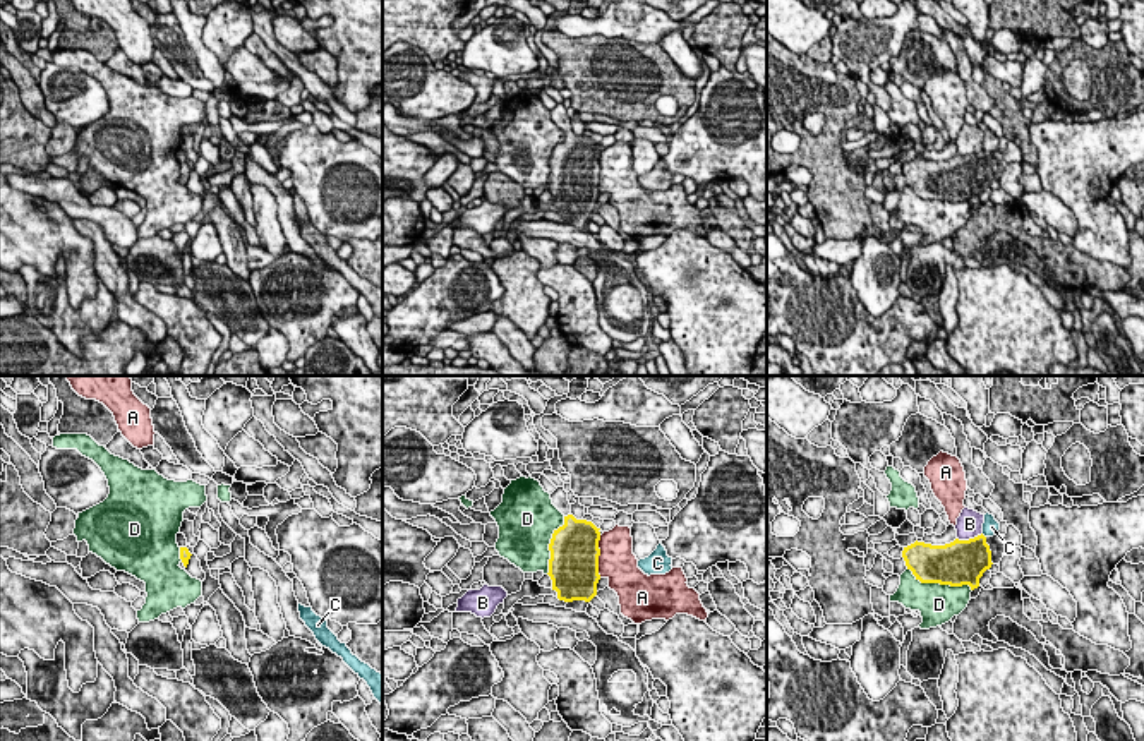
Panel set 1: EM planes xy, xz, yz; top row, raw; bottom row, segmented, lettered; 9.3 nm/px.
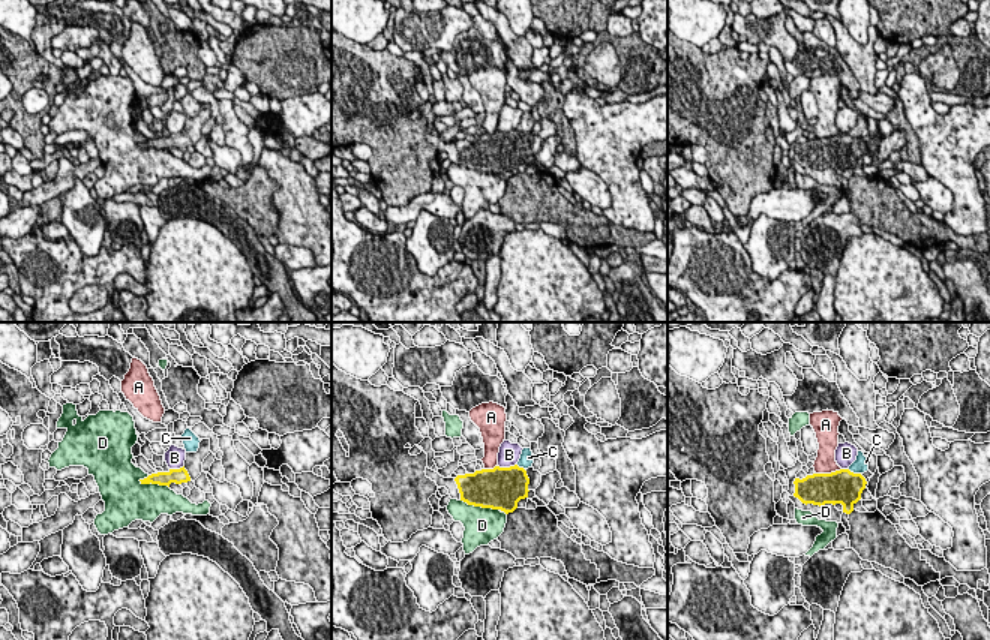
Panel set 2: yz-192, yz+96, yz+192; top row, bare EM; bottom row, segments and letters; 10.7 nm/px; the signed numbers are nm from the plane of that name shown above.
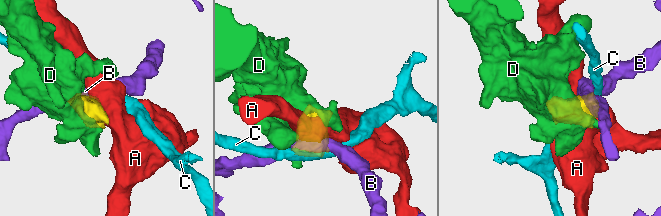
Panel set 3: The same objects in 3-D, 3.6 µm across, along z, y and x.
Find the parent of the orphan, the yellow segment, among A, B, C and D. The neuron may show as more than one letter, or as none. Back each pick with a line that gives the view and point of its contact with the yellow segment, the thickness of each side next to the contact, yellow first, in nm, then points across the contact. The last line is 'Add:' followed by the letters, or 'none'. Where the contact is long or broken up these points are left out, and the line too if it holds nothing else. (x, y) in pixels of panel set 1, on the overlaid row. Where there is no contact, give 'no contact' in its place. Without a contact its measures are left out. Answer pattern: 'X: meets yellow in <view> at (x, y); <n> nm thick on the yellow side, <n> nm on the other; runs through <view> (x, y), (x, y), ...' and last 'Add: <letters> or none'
Add: none

